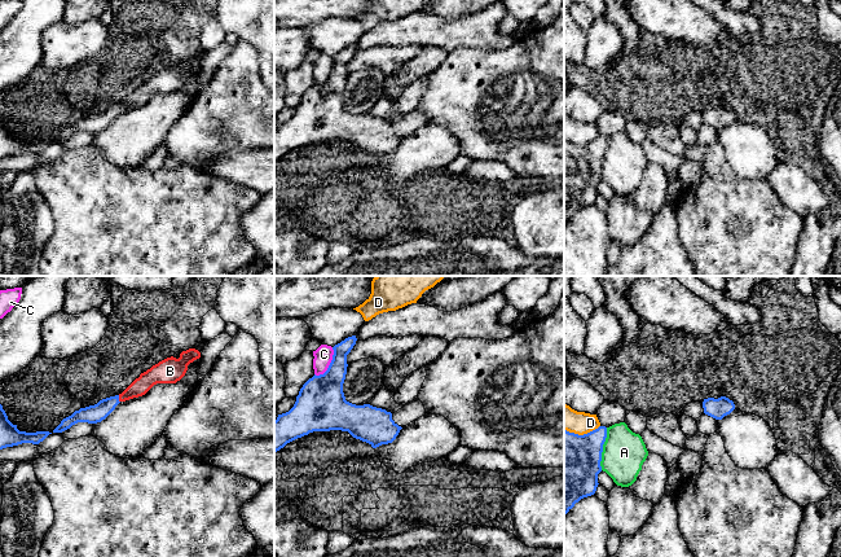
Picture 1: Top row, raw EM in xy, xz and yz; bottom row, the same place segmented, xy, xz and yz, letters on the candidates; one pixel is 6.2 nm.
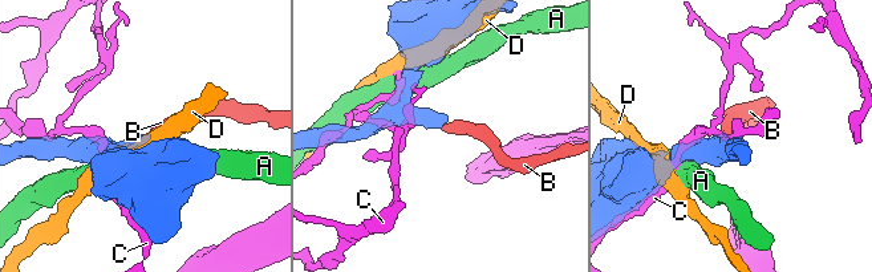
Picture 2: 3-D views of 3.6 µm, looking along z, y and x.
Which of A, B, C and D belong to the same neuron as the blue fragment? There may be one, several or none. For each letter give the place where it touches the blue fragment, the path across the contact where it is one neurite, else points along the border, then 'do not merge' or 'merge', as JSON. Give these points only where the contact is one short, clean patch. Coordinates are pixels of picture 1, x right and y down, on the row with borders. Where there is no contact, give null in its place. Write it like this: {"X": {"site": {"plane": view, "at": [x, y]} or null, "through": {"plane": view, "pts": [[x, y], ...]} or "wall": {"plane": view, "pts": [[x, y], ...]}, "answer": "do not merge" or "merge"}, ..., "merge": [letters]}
{"A": {"site": {"plane": "yz", "at": [602, 448]}, "answer": "do not merge"}, "B": {"site": {"plane": "xy", "at": [118, 399]}, "through": {"plane": "xy", "pts": [[95, 413], [118, 399], [140, 386]]}, "answer": "merge"}, "C": {"site": {"plane": "xz", "at": [330, 364]}, "answer": "do not merge"}, "D": {"site": {"plane": "yz", "at": [581, 435]}, "answer": "do not merge"}, "merge": ["B"]}

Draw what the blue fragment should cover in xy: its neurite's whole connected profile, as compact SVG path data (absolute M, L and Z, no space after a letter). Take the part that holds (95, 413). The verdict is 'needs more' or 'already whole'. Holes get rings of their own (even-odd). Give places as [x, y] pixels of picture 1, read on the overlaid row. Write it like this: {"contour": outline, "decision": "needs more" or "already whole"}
{"contour": "M189 348L180 354L180 358L167 358L141 373L122 394L100 400L94 405L80 408L71 416L63 418L53 433L62 433L78 422L97 424L105 420L120 402L145 395L157 383L176 383L180 381L188 365L201 358L201 352Z", "decision": "needs more"}

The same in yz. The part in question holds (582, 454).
{"contour": "M607 427L578 435L564 430L564 517L581 499L595 494Z", "decision": "already whole"}

